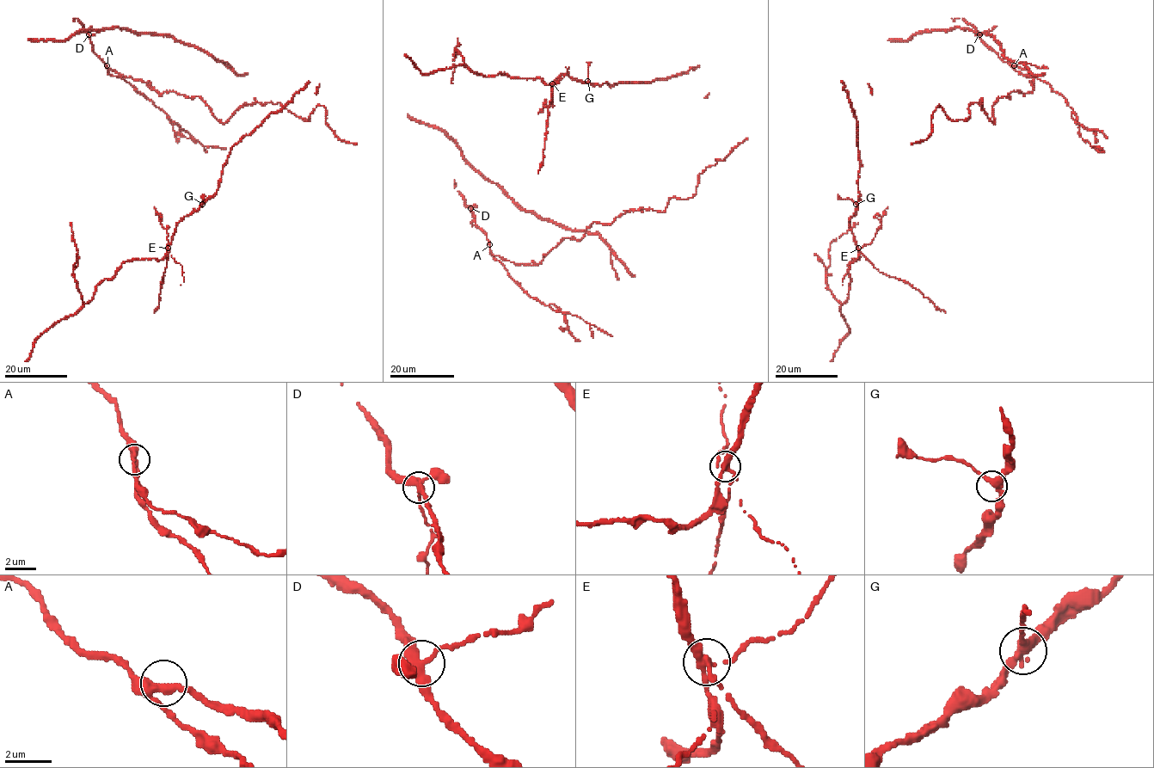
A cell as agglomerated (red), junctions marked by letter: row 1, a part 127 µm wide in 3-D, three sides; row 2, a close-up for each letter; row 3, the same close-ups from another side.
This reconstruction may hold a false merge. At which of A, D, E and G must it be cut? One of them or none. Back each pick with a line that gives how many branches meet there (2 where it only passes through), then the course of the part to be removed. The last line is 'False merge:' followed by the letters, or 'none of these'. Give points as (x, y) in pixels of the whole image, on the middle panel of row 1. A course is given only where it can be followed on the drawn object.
E: branches 4; course (552, 83), (543, 162), (537, 174)
False merge: E

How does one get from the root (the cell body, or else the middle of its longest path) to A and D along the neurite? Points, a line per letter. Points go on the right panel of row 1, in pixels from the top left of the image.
A: (961, 119), (979, 102), (994, 123), (999, 97), (1033, 89), (1033, 78), (1014, 65)
D: (961, 119), (979, 102), (994, 123), (999, 97), (1034, 88), (979, 34)

